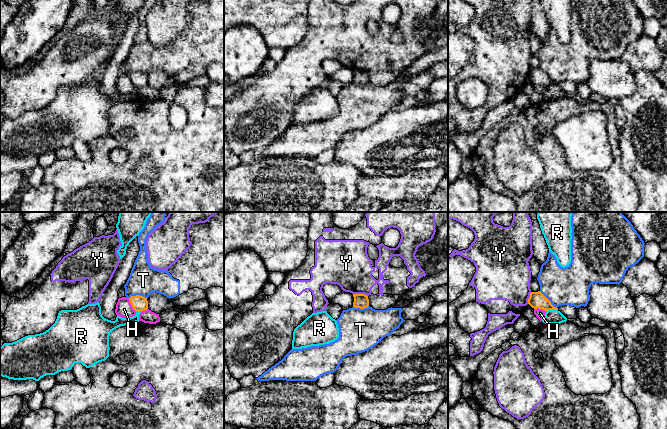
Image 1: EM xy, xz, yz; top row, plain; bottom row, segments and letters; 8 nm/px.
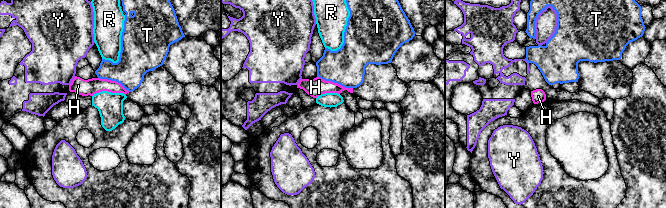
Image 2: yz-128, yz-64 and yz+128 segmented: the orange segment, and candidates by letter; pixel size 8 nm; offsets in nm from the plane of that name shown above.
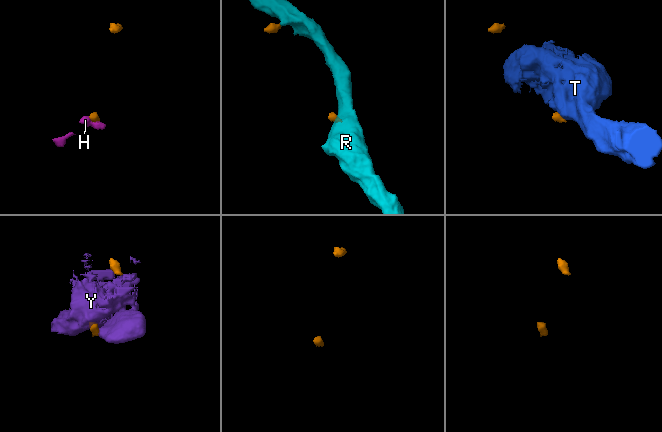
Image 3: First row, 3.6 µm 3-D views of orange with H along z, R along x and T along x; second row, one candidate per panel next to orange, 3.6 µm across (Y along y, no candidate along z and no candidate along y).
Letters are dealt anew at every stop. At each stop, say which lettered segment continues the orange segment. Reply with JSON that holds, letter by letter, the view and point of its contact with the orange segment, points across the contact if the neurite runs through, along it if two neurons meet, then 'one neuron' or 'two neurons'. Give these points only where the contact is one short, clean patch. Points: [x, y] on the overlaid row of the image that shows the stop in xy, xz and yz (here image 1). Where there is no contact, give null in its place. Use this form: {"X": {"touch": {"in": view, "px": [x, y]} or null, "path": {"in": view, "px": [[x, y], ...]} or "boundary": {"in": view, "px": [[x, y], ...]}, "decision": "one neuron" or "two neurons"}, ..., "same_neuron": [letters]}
{"H": {"touch": {"in": "xy", "px": [131, 304]}, "boundary": {"in": "xy", "px": [[128, 298], [135, 311]]}, "decision": "two neurons"}, "R": {"touch": {"in": "yz", "px": [551, 309]}, "decision": "one neuron"}, "T": {"touch": {"in": "xy", "px": [137, 295]}, "boundary": {"in": "xy", "px": [[146, 297], [132, 295], [129, 298]]}, "decision": "two neurons"}, "Y": {"touch": {"in": "xz", "px": [360, 294]}, "boundary": {"in": "xz", "px": [[353, 293], [364, 293], [367, 296]]}, "decision": "two neurons"}, "same_neuron": ["R"]}

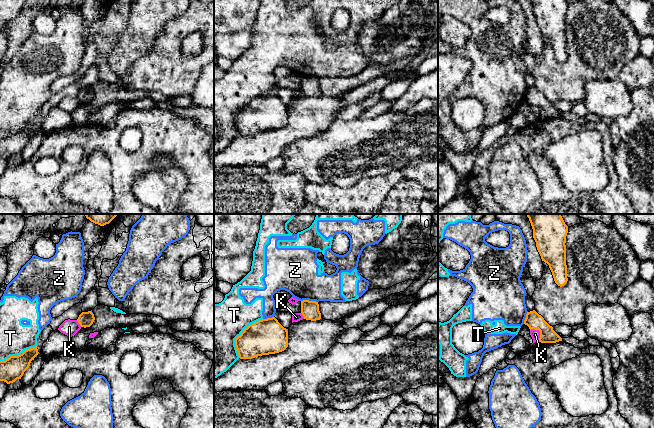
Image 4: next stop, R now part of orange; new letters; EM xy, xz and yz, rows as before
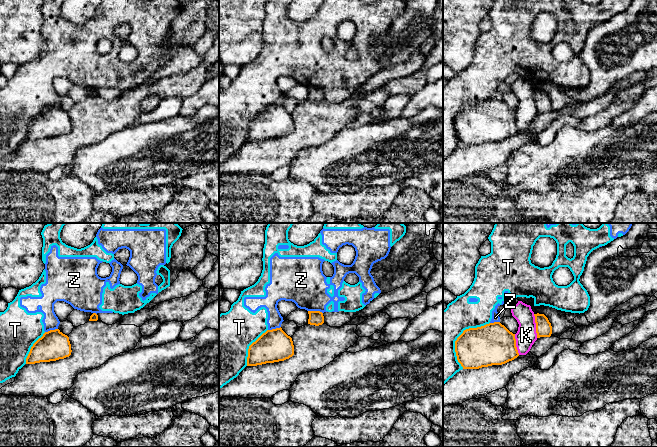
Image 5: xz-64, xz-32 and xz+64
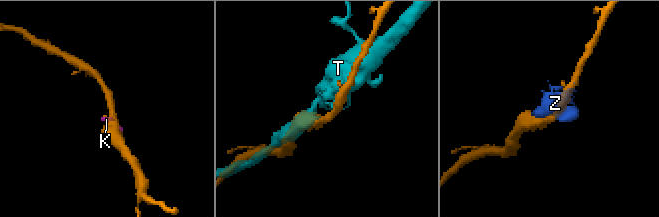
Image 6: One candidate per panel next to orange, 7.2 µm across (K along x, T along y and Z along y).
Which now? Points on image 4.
{"K": {"touch": {"in": "yz", "px": [540, 332]}, "decision": "two neurons"}, "T": {"touch": {"in": "xz", "px": [241, 334]}, "decision": "two neurons"}, "Z": {"touch": {"in": "xz", "px": [308, 300]}, "decision": "two neurons"}, "same_neuron": []}

